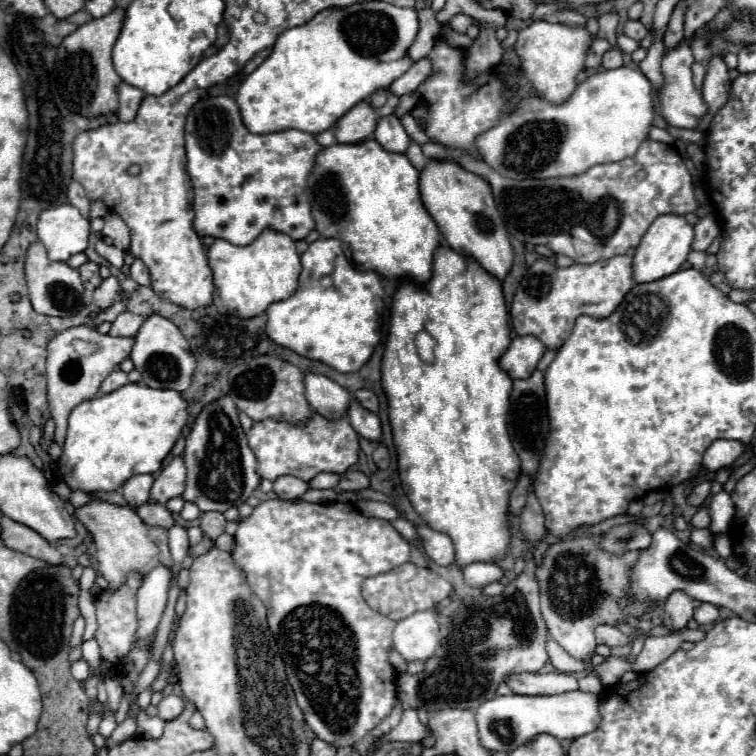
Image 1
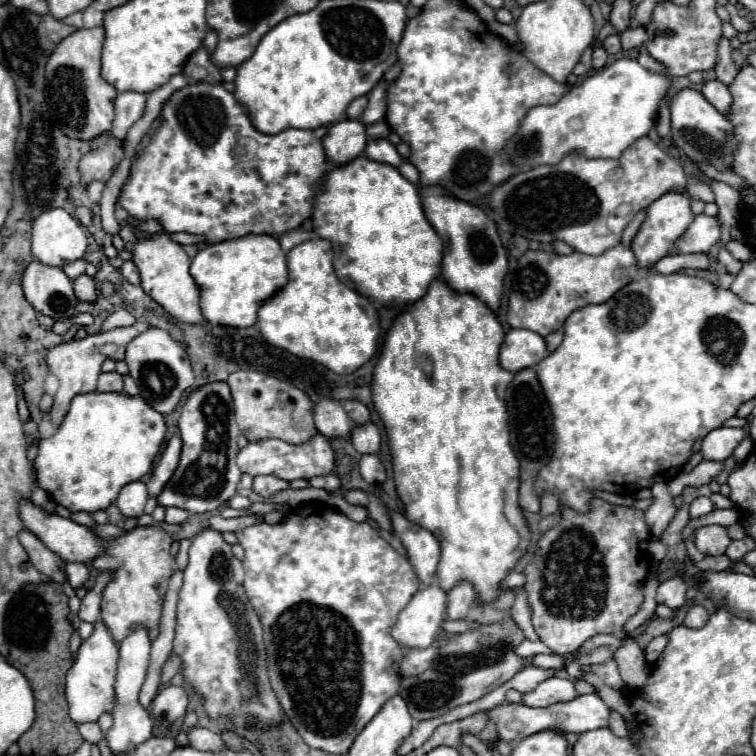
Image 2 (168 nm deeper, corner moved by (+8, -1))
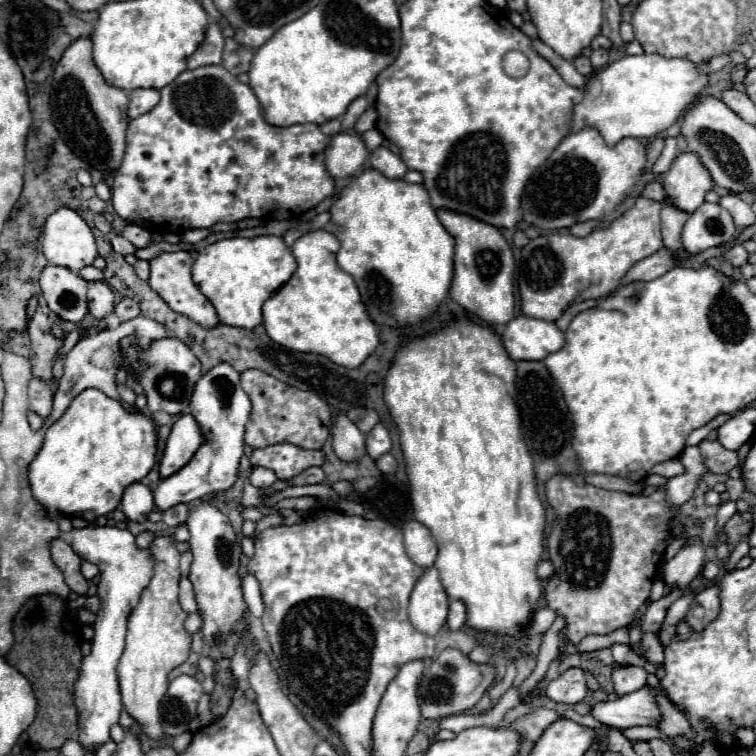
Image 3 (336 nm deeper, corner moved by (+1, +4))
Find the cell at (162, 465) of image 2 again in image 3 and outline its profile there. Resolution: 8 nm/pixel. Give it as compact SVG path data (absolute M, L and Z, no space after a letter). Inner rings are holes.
M189 413L181 415L175 421L171 435L167 439L163 463L159 465L161 475L169 477L169 475L177 473L181 467L185 467L191 461L191 457L195 455L195 451L201 447L201 443L203 443L203 433L201 433L195 417Z

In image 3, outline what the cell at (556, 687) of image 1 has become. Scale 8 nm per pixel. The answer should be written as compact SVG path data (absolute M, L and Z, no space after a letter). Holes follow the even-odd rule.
M567 669L547 685L547 697L555 703L581 703L587 695L587 675L579 669Z

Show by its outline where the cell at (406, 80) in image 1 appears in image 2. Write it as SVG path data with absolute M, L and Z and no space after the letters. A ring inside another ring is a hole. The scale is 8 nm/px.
M382 80L370 94L368 94L368 108L364 110L362 114L362 122L368 126L368 124L374 124L378 120L384 118L386 114L386 104L388 104L388 88L390 88L390 80Z

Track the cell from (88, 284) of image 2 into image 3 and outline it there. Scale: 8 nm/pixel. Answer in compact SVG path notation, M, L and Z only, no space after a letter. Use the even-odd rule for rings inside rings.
M93 281L89 285L89 313L95 319L103 319L109 313L113 313L113 307L115 307L115 301L109 285L103 281Z

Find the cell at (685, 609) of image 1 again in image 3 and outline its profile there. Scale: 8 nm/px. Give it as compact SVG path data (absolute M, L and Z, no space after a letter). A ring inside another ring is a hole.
M689 539L689 543L685 543L677 551L677 555L665 563L663 581L669 587L689 585L691 579L701 573L703 557L705 557L705 547L703 547L701 539Z

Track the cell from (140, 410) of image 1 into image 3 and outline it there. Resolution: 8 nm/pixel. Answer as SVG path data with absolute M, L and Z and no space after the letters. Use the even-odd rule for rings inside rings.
M85 389L47 429L41 451L29 463L31 493L51 519L65 515L93 521L121 503L129 521L143 523L155 505L151 489L137 481L155 465L155 443L157 431L147 415L127 413L119 401L97 389Z

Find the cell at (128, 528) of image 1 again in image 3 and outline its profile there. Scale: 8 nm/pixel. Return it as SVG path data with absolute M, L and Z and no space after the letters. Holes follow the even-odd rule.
M157 537L149 551L155 559L155 575L143 589L139 605L129 615L127 643L117 665L123 709L141 725L143 733L155 741L163 741L165 733L159 721L159 699L167 689L167 675L189 657L191 633L185 629L187 613L179 607L179 551L173 547L171 537Z

